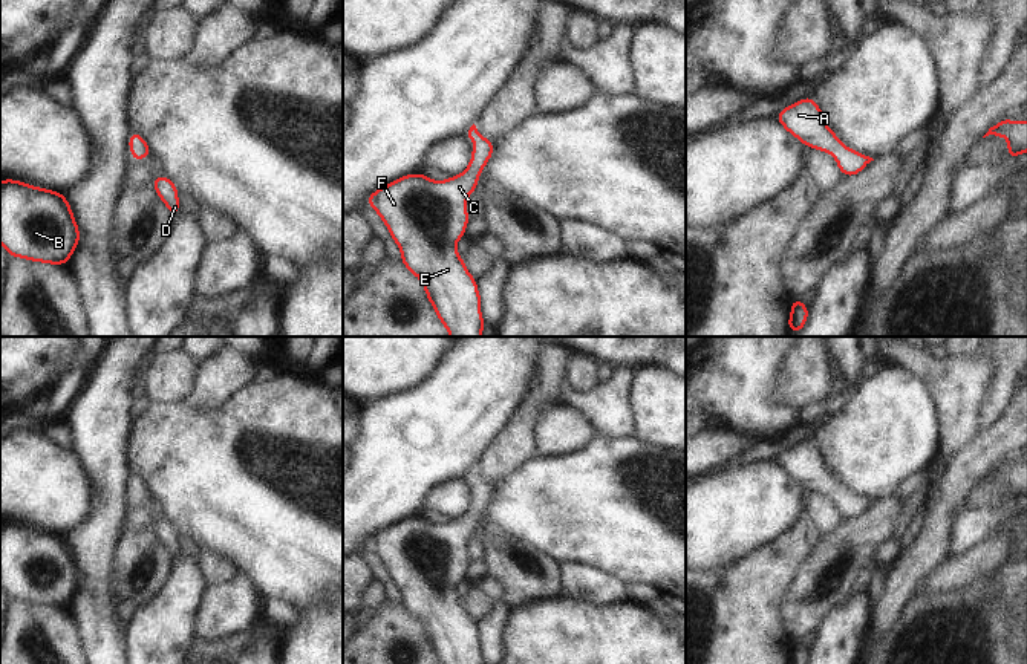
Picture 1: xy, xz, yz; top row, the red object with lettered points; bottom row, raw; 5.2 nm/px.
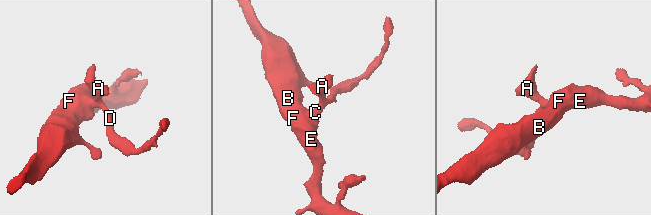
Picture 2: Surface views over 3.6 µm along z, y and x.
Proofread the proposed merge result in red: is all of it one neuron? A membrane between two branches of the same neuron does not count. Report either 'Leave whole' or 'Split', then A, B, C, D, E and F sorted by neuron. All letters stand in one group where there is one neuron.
Leave whole. Groups: A B C D E F.

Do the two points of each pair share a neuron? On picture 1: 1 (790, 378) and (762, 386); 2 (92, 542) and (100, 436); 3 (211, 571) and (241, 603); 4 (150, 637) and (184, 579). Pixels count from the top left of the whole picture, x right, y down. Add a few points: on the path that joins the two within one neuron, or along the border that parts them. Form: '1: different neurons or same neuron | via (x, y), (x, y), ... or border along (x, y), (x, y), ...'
1: different neurons | border along (788, 352), (778, 375), (776, 397), (799, 409)
2: same neuron | via (107, 516), (109, 470), (106, 462)
3: different neurons | border along (238, 571), (228, 580), (208, 586)
4: same neuron | via (164, 623), (182, 592)

